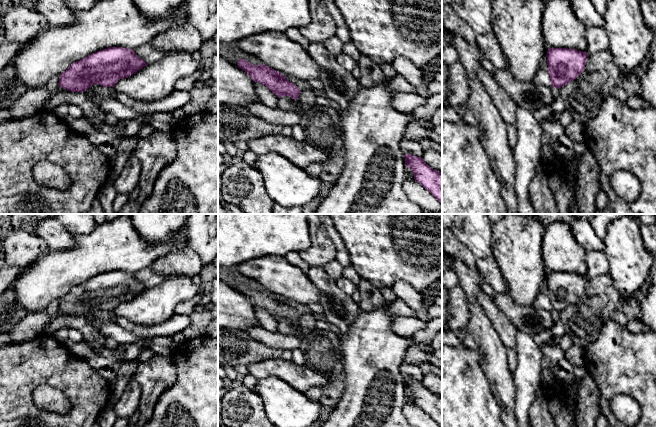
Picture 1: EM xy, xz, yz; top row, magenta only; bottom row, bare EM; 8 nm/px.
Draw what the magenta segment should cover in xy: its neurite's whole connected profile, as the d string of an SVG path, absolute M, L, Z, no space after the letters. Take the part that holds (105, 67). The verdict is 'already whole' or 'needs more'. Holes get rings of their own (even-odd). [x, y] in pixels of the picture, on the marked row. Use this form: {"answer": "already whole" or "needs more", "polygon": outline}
{"answer": "already whole", "polygon": "M109 47L72 63L66 71L60 74L58 86L71 92L85 92L93 84L114 87L120 79L130 77L146 65L148 64L139 58L132 49Z"}

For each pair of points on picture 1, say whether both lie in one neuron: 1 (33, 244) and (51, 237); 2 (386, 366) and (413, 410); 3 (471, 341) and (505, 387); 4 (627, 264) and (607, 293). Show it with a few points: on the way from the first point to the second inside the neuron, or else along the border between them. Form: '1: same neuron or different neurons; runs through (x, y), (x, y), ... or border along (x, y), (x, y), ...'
1: different neurons; border along (35, 234), (50, 249)
2: different neurons; border along (405, 402), (403, 406), (404, 416)
3: same neuron; runs through (484, 348), (494, 358), (498, 374)
4: different neurons; border along (608, 273), (620, 298)

